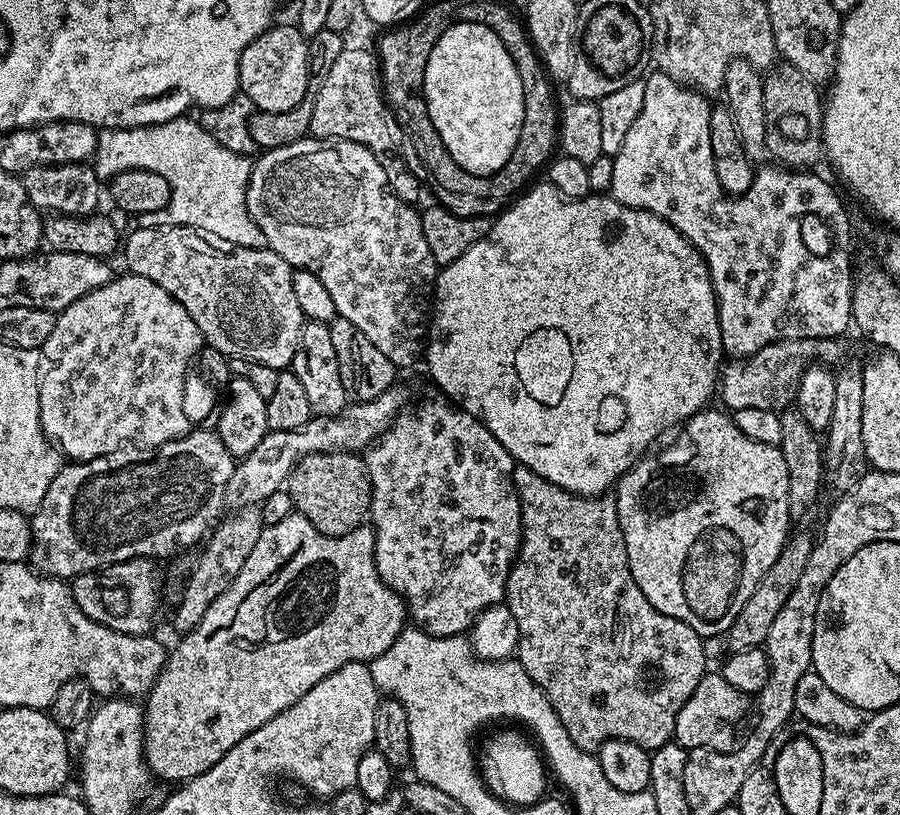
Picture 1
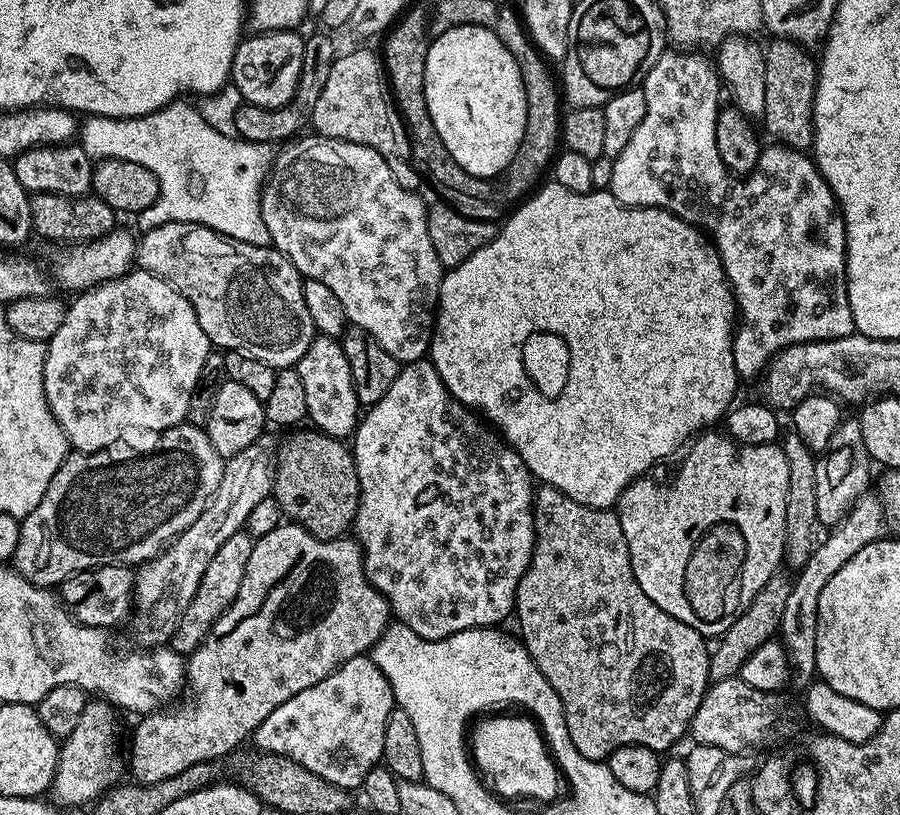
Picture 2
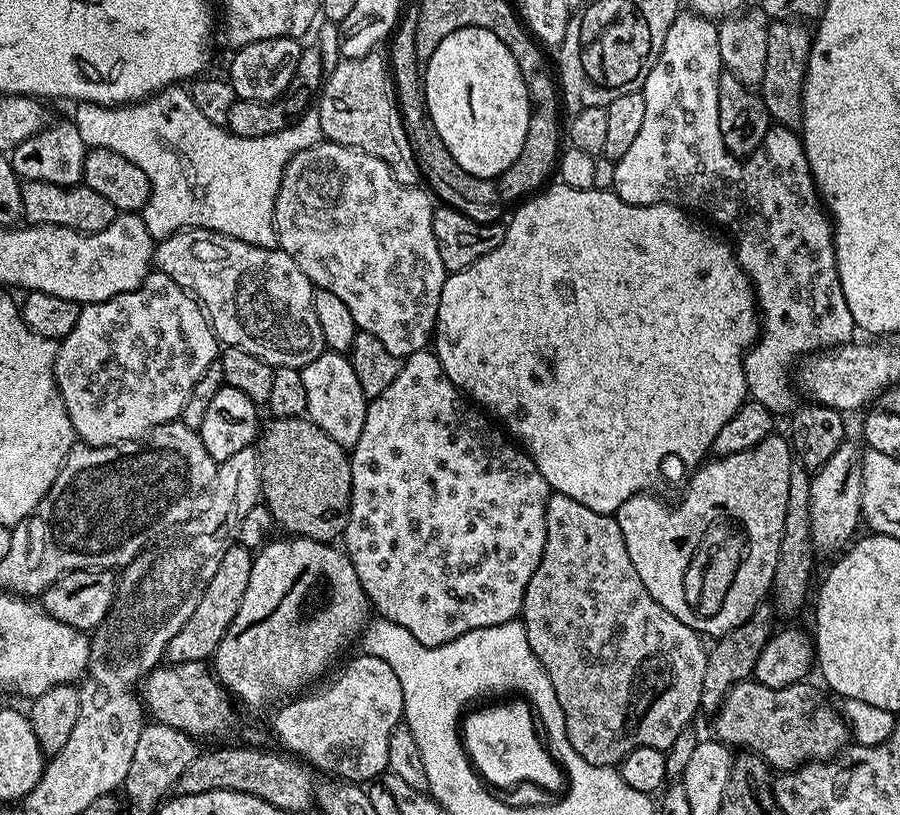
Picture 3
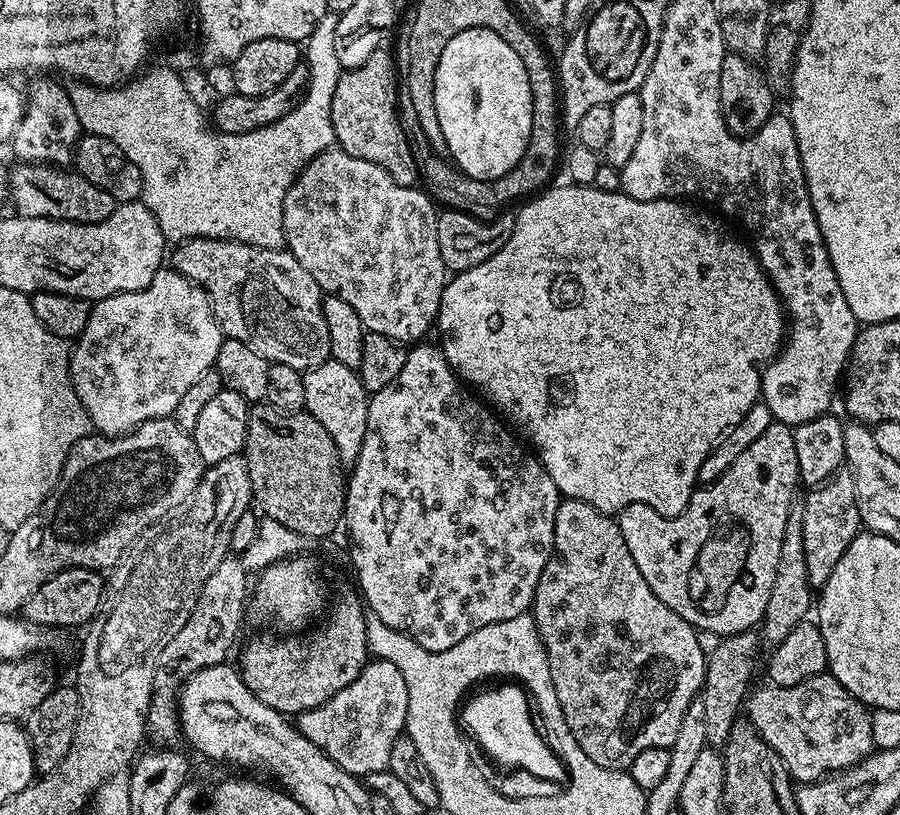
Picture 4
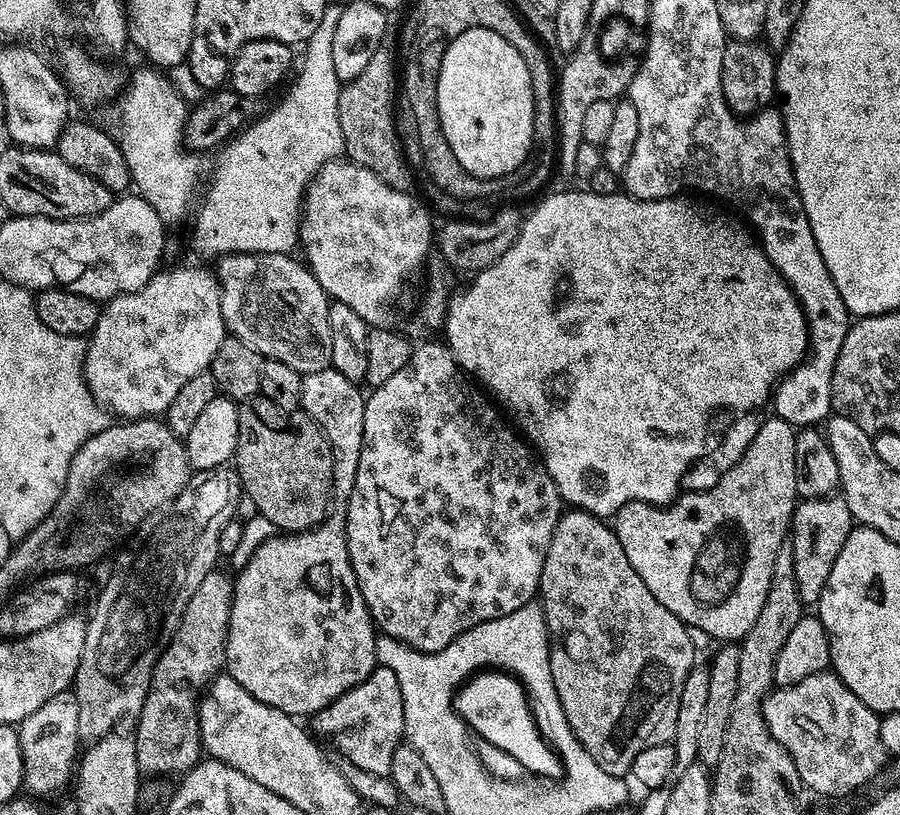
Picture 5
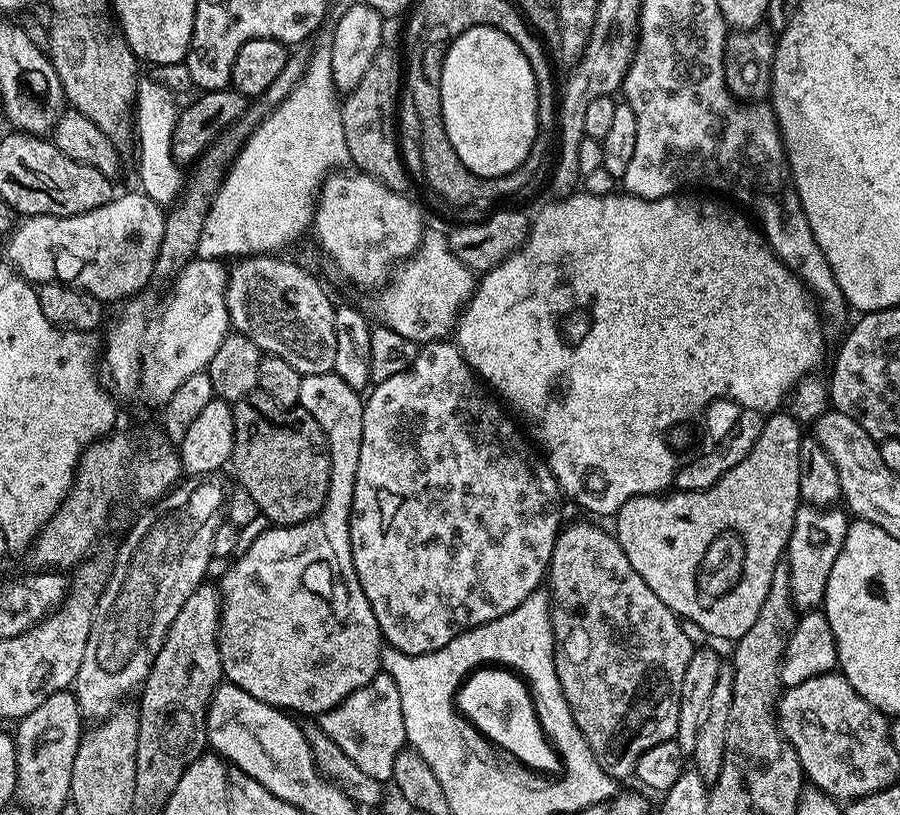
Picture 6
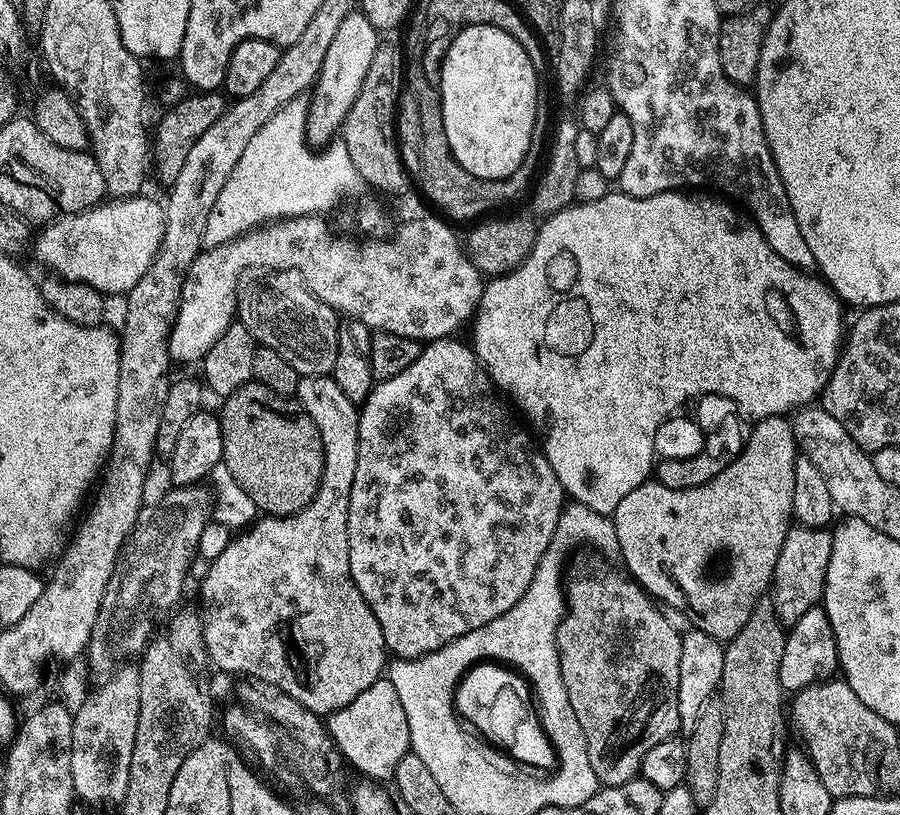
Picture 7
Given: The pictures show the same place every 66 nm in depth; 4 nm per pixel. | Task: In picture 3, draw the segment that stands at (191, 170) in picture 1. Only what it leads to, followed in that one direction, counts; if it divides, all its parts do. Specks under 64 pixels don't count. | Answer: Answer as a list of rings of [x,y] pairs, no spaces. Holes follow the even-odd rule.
[[[184,86],[163,88],[155,92],[147,100],[134,104],[109,106],[106,104],[77,103],[74,123],[78,134],[82,134],[82,142],[88,149],[109,148],[114,154],[122,154],[122,158],[130,158],[150,178],[152,193],[142,210],[146,230],[150,230],[153,241],[165,240],[172,232],[180,232],[183,228],[192,228],[192,220],[208,220],[206,230],[217,236],[229,236],[237,240],[244,236],[242,242],[253,244],[259,248],[275,248],[276,227],[274,226],[274,206],[278,198],[278,190],[282,186],[282,174],[294,158],[302,150],[321,143],[324,131],[316,110],[309,110],[300,116],[286,130],[278,130],[278,134],[266,134],[266,138],[238,138],[227,127],[210,122],[205,114],[198,110],[194,98],[189,96],[189,89]],[[188,144],[220,144],[220,168],[212,168],[212,156],[208,156],[208,176],[196,176],[196,180],[188,180]],[[212,172],[220,172],[220,176],[212,176]],[[196,192],[200,192],[200,200],[196,200]],[[196,208],[204,208],[200,216],[196,216]],[[232,224],[232,228],[228,228]],[[244,224],[244,228],[240,228]]]

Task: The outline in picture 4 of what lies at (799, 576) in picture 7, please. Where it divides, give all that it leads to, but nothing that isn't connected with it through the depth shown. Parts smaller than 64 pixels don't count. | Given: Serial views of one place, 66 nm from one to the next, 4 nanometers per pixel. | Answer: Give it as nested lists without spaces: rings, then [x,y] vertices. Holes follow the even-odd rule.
[[[841,470],[831,477],[827,483],[807,493],[802,502],[802,541],[806,556],[806,574],[813,589],[819,590],[834,574],[834,566],[838,566],[838,558],[846,554],[846,546],[854,542],[854,538],[862,531],[862,521],[858,510],[856,484],[852,473]]]

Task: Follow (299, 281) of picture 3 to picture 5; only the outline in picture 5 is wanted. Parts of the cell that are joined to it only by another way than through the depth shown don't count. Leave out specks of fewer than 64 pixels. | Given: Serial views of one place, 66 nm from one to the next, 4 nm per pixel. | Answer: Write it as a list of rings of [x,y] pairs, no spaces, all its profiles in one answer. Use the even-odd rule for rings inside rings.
[[[236,252],[232,255],[223,255],[219,257],[218,266],[215,265],[214,271],[216,279],[220,282],[220,301],[222,302],[222,318],[224,327],[231,335],[236,336],[242,342],[246,342],[254,351],[260,353],[261,357],[286,362],[286,366],[294,366],[301,374],[317,372],[323,368],[329,367],[332,363],[330,358],[330,318],[328,317],[328,306],[330,298],[322,290],[322,286],[314,278],[314,274],[299,259],[295,260],[295,255],[282,252]]]

